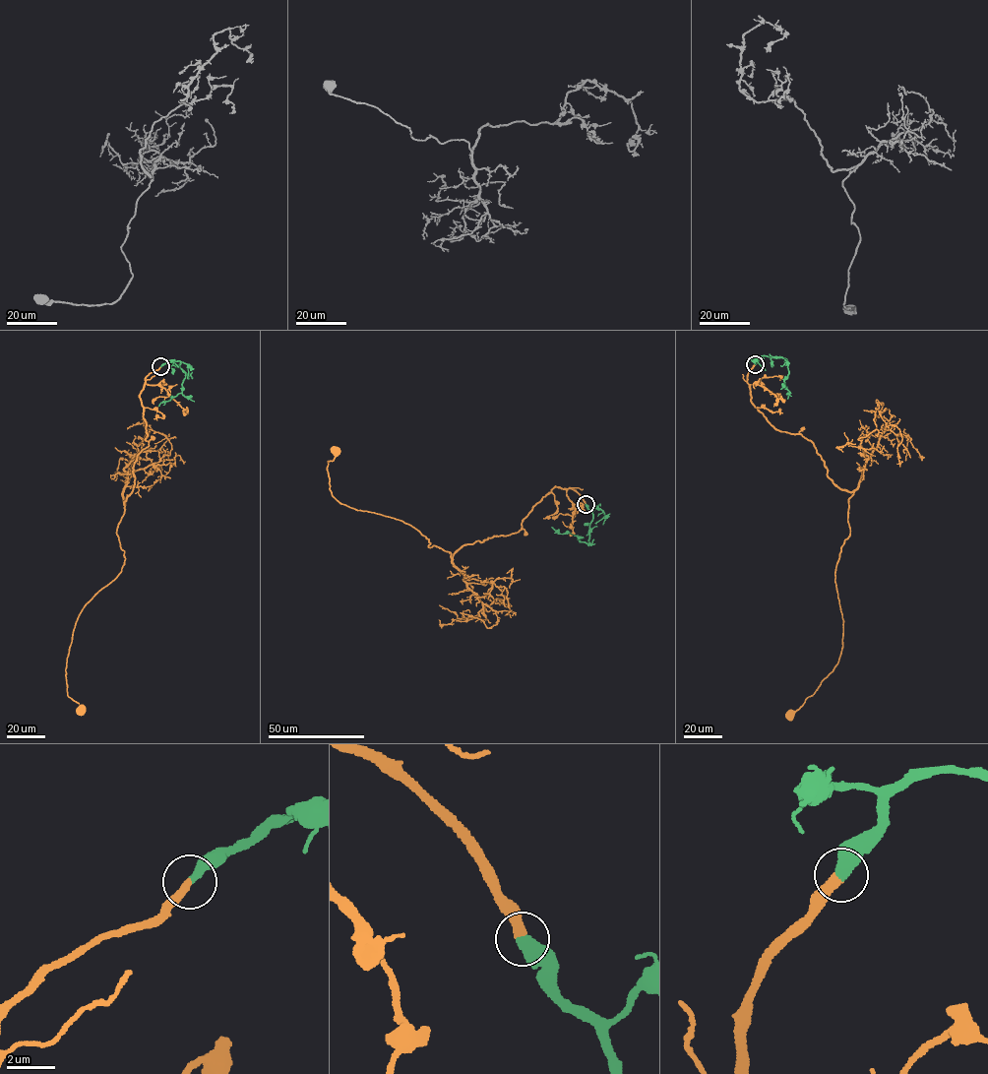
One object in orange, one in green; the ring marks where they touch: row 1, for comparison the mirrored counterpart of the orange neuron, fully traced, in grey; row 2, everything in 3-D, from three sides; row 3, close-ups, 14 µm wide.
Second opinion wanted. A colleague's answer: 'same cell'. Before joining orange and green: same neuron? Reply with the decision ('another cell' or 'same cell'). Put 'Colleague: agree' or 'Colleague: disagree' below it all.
same cell
Colleague: agree

